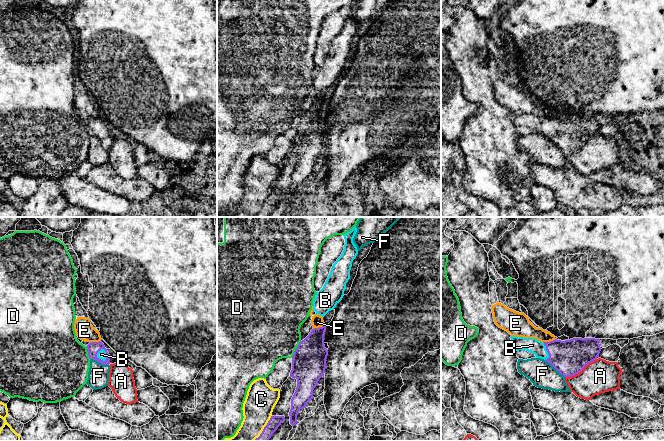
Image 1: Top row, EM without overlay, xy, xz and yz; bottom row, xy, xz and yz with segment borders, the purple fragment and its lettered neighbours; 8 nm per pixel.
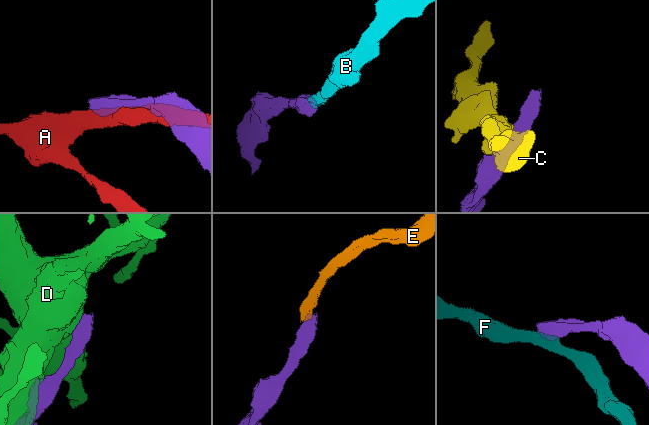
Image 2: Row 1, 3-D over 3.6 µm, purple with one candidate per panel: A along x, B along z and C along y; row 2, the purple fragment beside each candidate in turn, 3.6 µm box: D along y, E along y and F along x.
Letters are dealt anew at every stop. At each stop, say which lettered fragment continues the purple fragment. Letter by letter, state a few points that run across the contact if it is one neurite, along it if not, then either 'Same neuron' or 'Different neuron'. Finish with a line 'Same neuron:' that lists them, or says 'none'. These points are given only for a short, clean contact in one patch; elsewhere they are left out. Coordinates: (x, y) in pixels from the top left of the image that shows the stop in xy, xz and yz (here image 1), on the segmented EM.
A: Different neuron
B: Line: xy (93, 348), (103, 349), (106, 355), (101, 354). Same neuron
C: Different neuron
D: Different neuron
E: Line: xz (323, 322), (321, 326), (313, 329). Different neuron
F: Line: yz (544, 360), (549, 362), (564, 377). Different neuron
Same neuron: B

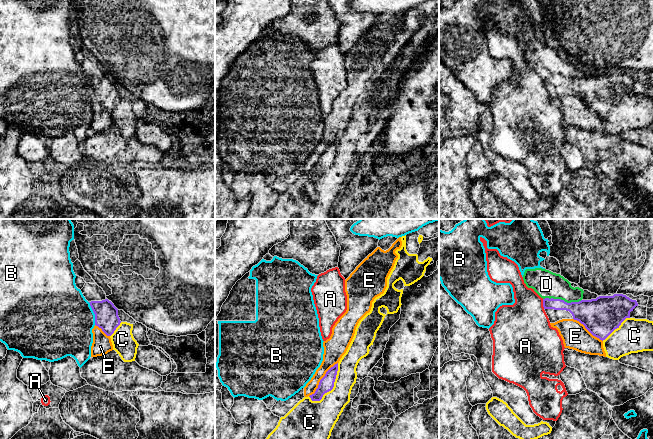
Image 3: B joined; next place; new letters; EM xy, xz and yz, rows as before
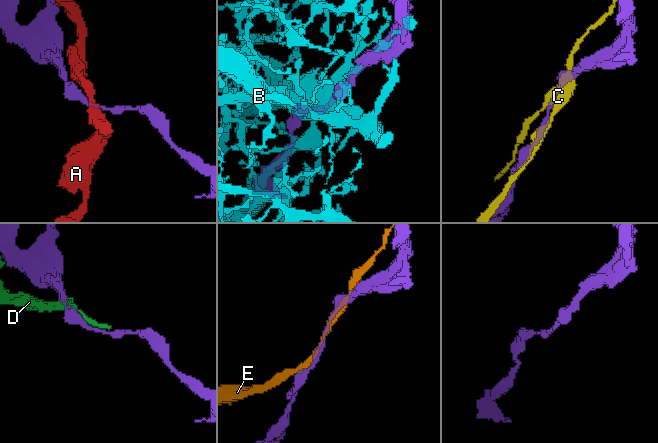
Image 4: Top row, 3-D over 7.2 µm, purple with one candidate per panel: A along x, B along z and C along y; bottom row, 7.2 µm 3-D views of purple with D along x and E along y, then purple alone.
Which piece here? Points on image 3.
A: Different neuron
B: Different neuron
C: Different neuron
D: Different neuron
E: Different neuron
Same neuron: none

